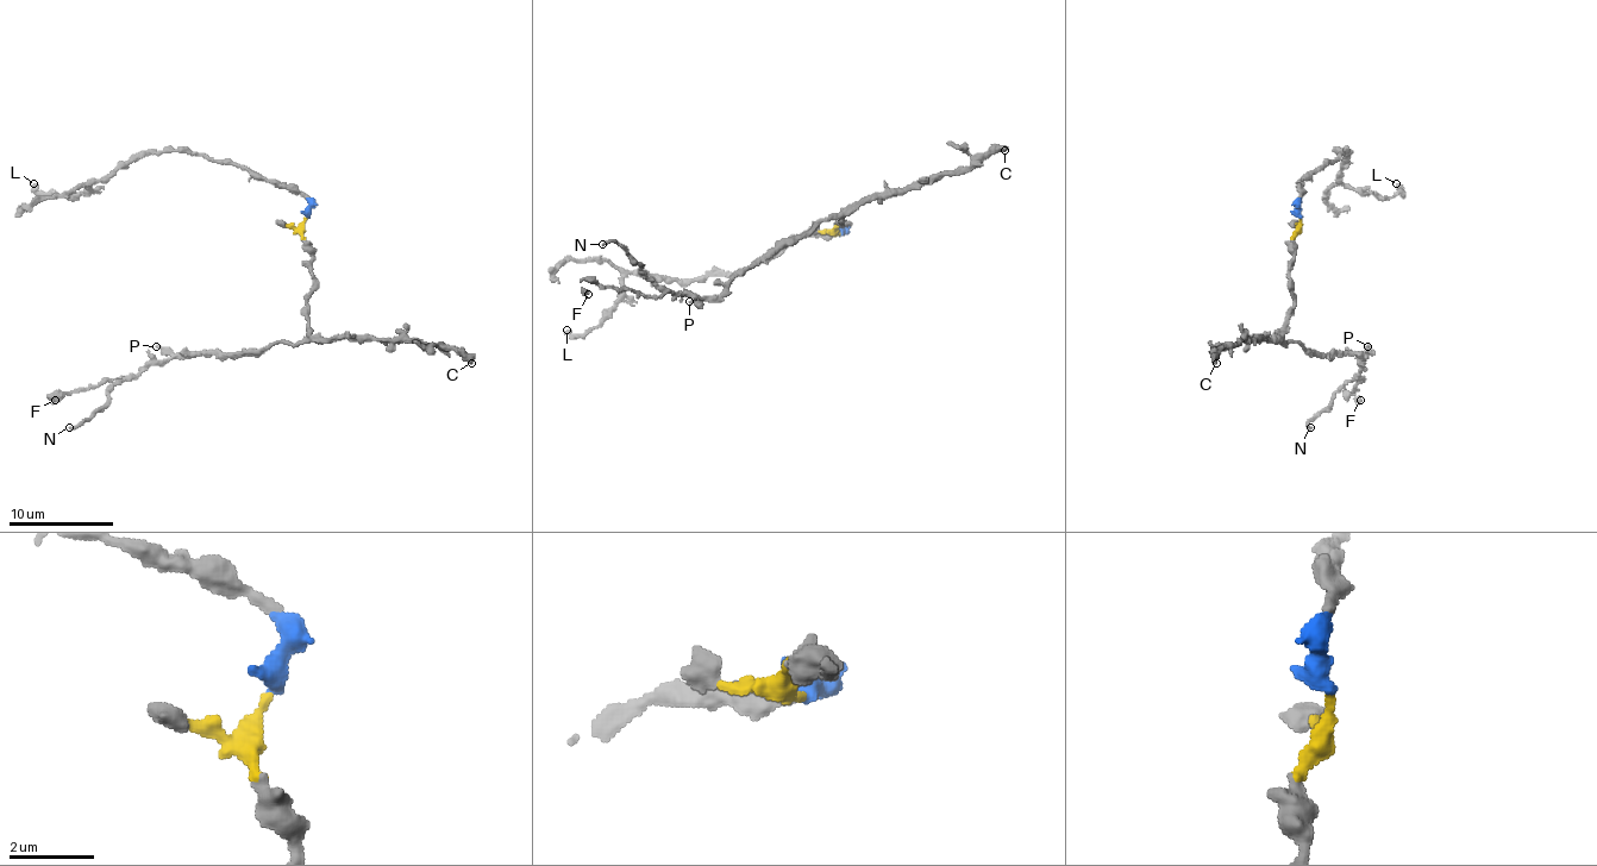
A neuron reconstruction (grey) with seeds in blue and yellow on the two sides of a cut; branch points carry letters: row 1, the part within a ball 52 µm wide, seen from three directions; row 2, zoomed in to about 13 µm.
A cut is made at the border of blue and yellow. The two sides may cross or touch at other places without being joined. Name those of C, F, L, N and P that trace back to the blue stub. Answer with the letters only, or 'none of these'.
L

